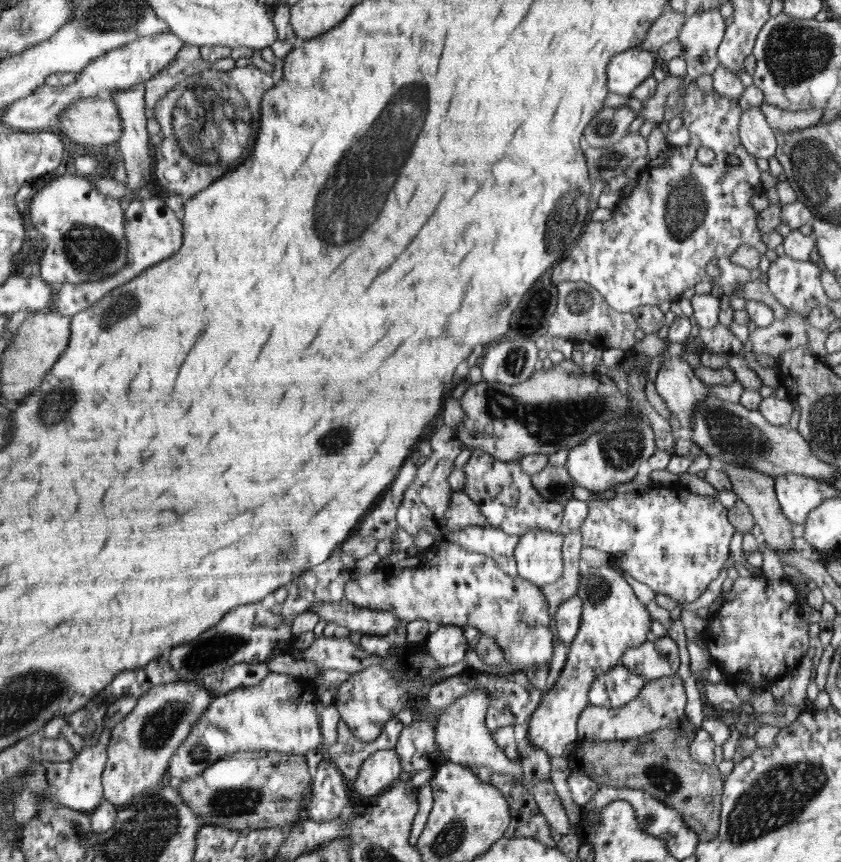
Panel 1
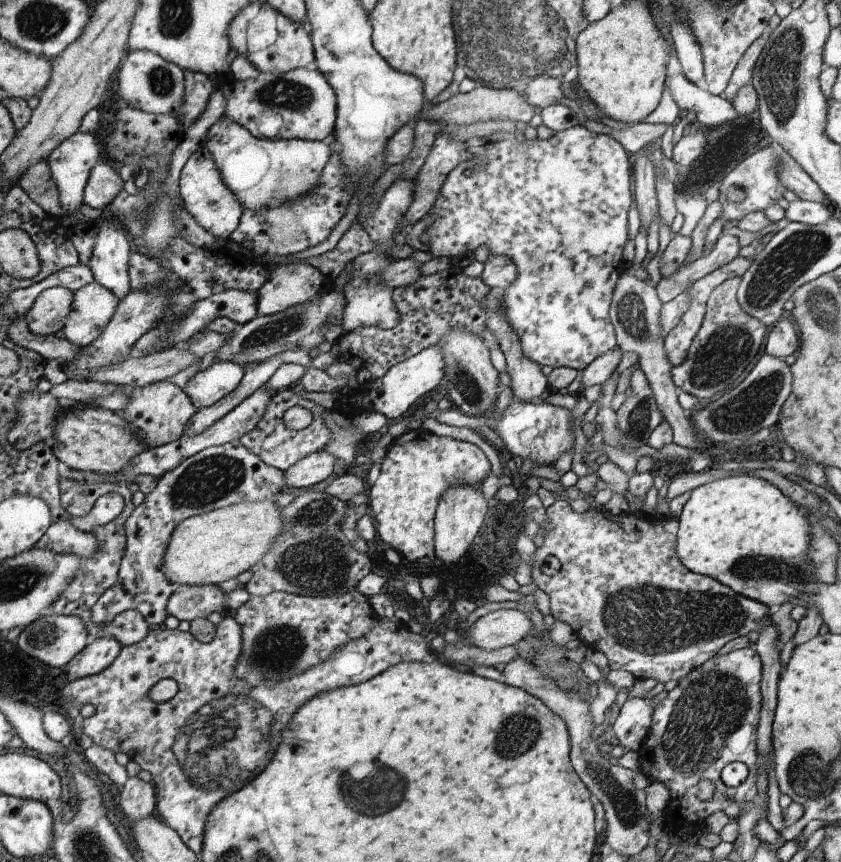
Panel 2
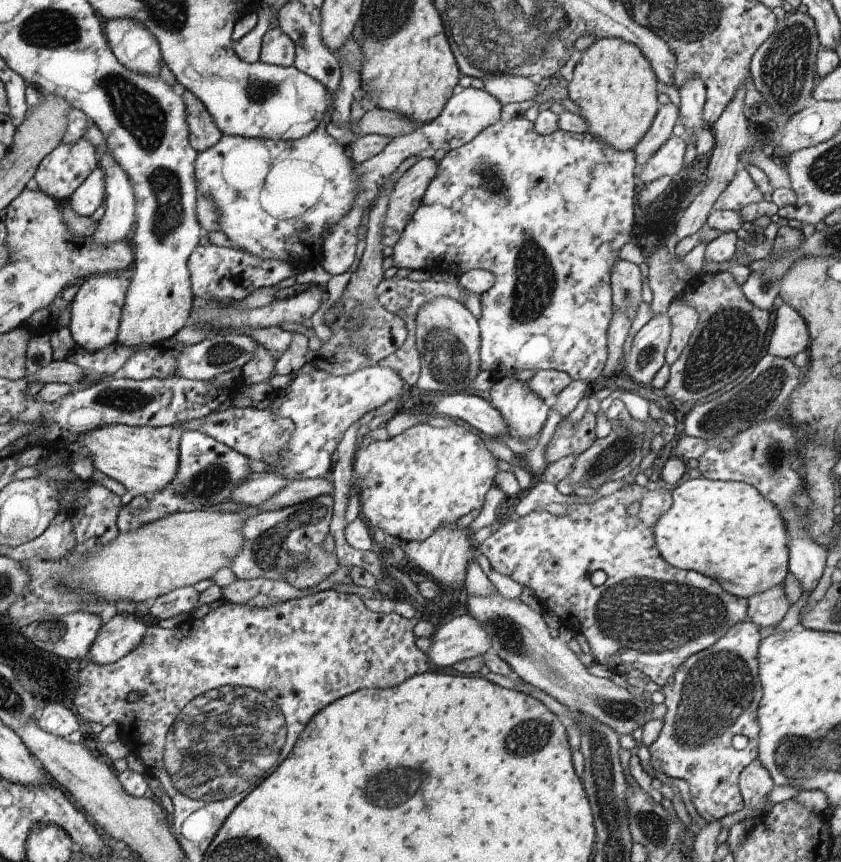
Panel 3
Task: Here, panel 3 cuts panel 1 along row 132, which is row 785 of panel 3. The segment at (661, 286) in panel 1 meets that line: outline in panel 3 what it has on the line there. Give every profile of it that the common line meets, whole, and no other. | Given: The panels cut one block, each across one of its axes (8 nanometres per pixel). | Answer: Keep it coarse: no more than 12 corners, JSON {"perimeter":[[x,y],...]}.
{"perimeter":[[739,623],[661,692],[653,770],[698,814],[745,809],[760,628]]}

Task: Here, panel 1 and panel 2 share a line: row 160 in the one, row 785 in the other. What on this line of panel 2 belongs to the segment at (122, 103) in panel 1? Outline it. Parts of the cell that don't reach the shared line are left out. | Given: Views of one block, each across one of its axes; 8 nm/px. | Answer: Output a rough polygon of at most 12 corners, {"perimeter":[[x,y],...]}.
{"perimeter":[[131,777],[120,806],[132,822],[157,814],[158,792]]}

